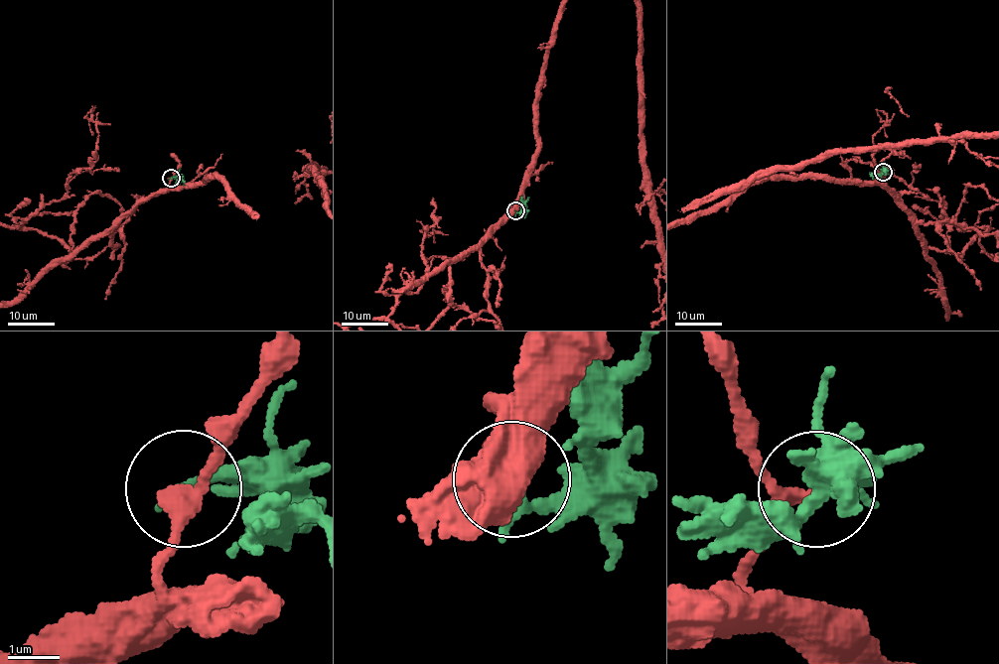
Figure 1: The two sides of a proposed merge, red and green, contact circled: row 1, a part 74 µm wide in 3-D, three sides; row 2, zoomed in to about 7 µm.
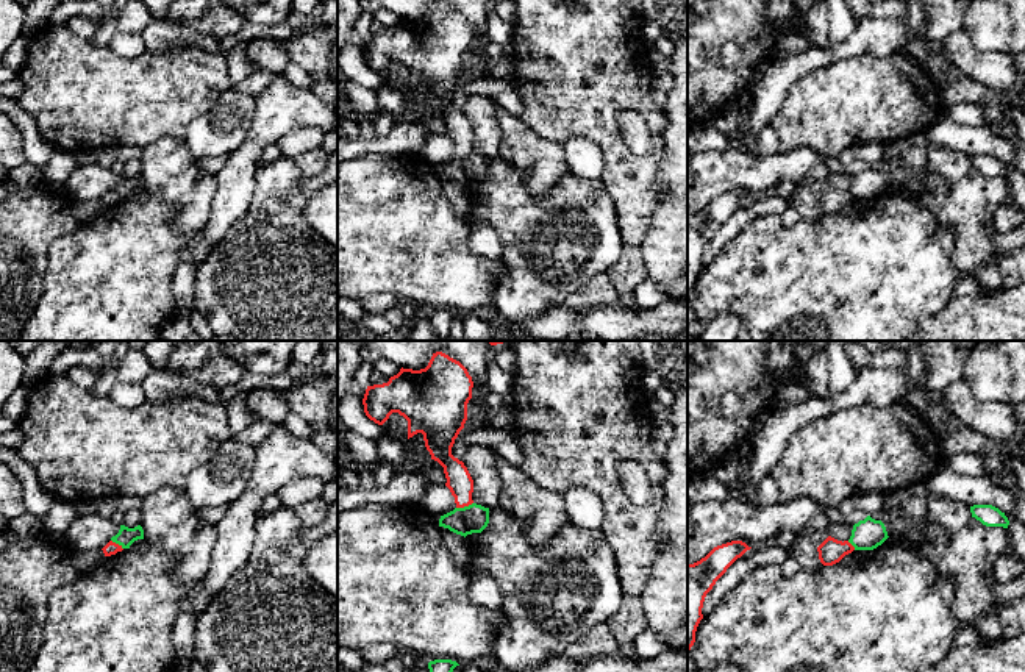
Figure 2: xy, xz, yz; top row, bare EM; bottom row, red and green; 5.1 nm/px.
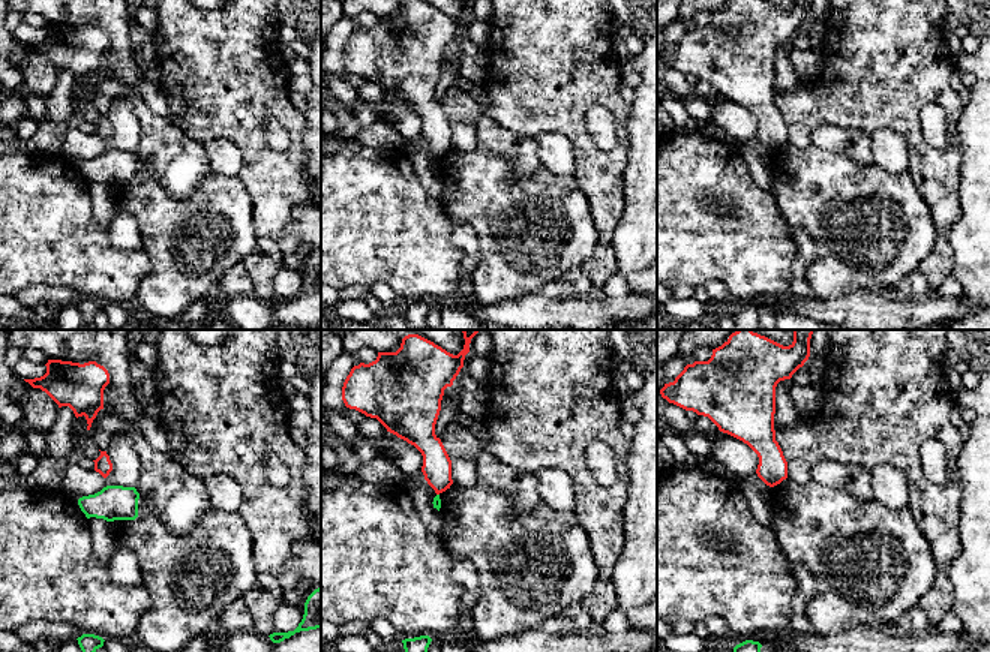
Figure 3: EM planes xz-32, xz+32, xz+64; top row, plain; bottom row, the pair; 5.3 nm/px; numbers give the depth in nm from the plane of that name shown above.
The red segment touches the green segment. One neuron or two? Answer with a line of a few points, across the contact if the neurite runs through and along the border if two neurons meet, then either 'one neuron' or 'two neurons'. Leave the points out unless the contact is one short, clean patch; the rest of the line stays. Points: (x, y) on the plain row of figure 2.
line xz (472, 152), (457, 158); two neurons

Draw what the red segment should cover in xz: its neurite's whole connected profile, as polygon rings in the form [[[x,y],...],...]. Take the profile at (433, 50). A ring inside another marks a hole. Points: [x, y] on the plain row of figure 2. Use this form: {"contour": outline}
{"contour": [[[442,2],[433,3],[428,16],[420,20],[400,19],[388,33],[367,36],[362,55],[366,66],[383,75],[392,63],[408,70],[408,89],[417,83],[423,84],[425,97],[431,109],[444,117],[445,136],[455,147],[456,158],[473,153],[473,130],[462,111],[452,105],[452,97],[467,70],[467,53],[472,48],[473,31],[467,19]]]}

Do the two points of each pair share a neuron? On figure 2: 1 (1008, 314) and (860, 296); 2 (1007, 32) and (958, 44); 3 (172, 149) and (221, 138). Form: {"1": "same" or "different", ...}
{"1": "different", "2": "different", "3": "different"}

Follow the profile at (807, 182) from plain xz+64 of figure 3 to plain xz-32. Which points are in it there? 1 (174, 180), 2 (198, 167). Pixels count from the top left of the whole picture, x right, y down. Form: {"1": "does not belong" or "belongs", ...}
{"1": "does not belong", "2": "does not belong"}

